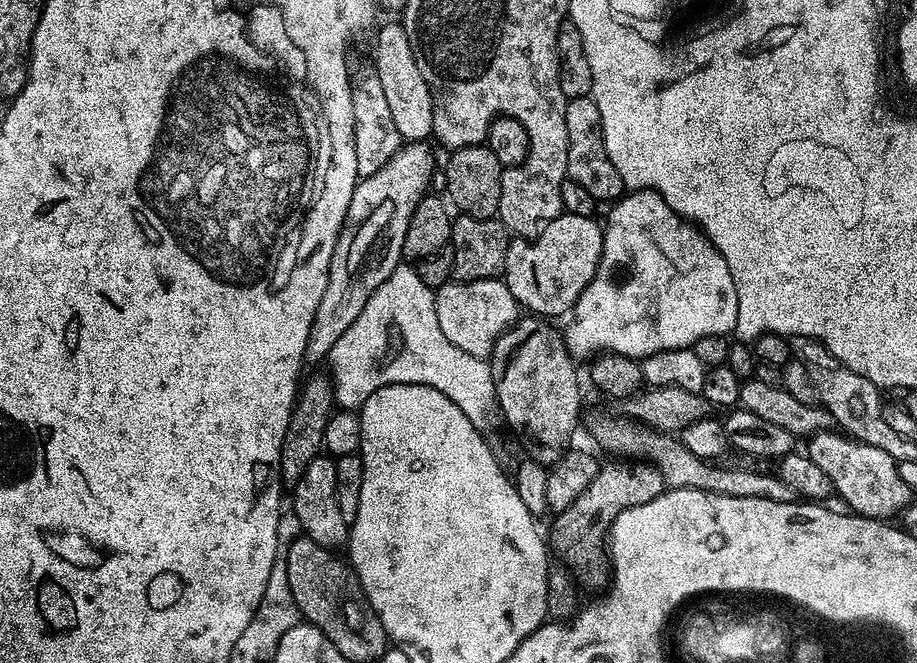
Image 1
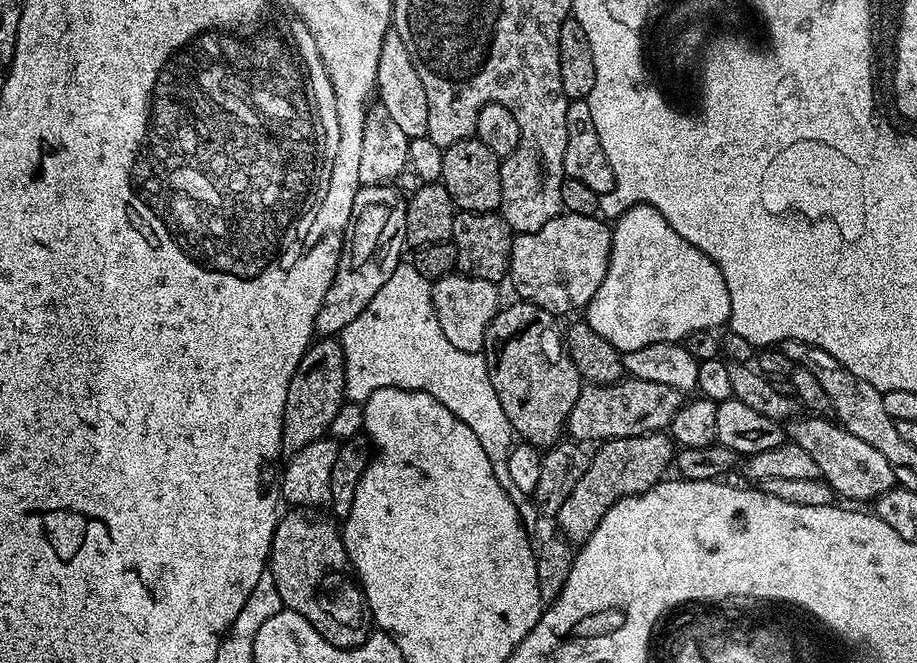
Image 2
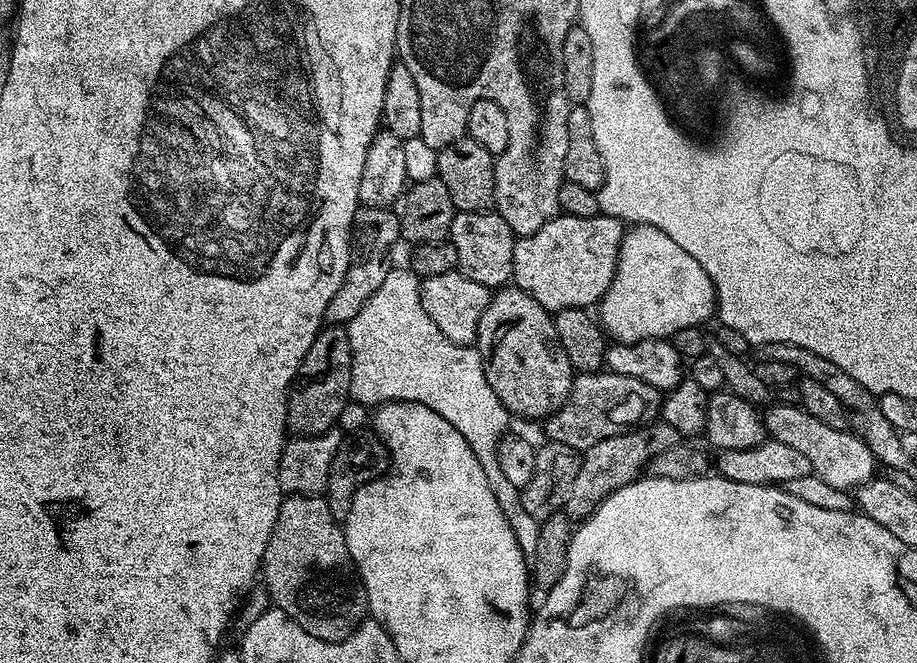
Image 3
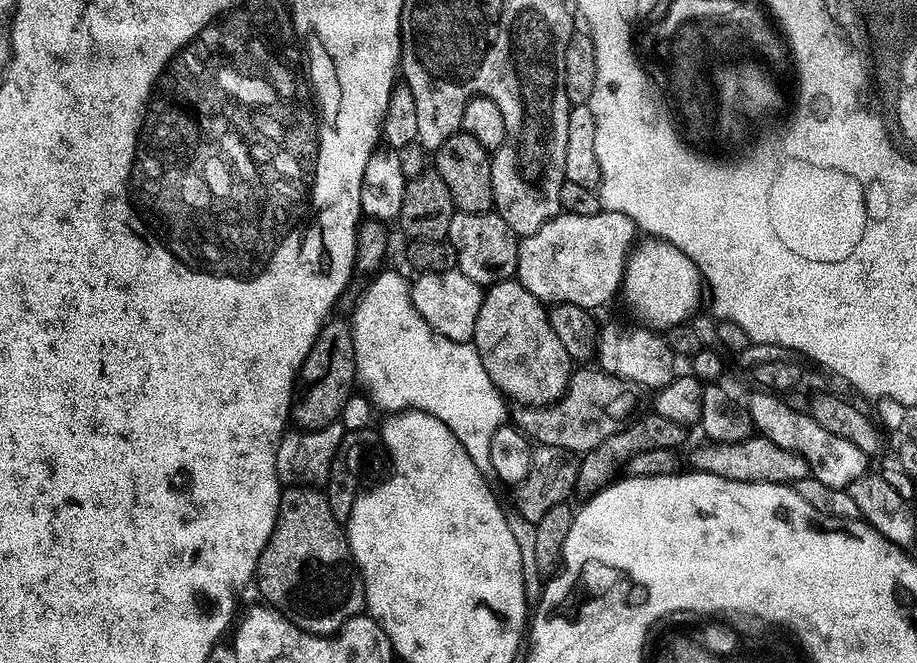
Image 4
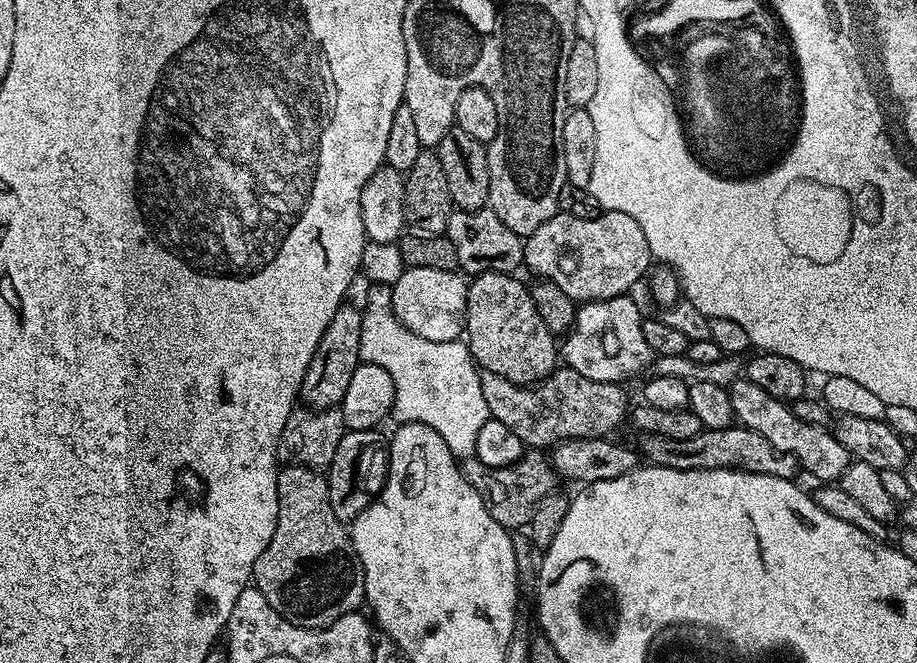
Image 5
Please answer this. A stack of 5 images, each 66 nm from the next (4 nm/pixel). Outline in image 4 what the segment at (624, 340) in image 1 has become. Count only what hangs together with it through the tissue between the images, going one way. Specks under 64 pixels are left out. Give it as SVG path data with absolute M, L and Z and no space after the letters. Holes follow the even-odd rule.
M648 242L652 244L641 243L633 251L628 260L628 269L624 272L623 291L628 291L628 300L645 316L647 323L653 329L665 330L676 324L685 323L697 311L700 304L700 288L702 292L702 281L700 271L682 254L680 250L665 244L663 242Z

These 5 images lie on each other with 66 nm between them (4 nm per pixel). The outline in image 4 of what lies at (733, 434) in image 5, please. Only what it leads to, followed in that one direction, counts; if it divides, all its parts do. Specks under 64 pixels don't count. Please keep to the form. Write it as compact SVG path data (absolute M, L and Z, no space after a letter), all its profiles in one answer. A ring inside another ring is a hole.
M753 434L734 443L722 443L717 440L703 443L688 456L689 462L692 463L689 465L697 472L718 474L719 477L729 478L730 481L770 482L771 484L795 484L810 474L806 460L800 454L785 450L759 434Z

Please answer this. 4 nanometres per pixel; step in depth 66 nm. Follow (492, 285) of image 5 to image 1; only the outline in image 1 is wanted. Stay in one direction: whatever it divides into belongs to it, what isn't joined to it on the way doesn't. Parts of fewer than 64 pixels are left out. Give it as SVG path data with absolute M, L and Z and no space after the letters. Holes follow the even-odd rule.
M536 318L521 319L518 328L524 332L532 332L512 353L504 364L504 369L499 369L496 380L496 402L498 410L504 414L505 420L512 428L520 431L524 439L524 448L531 459L545 466L555 466L565 452L569 451L572 440L572 431L576 428L576 419L580 416L580 380L576 377L576 368L573 356L568 352L563 339L552 332L536 332L540 328L541 321Z

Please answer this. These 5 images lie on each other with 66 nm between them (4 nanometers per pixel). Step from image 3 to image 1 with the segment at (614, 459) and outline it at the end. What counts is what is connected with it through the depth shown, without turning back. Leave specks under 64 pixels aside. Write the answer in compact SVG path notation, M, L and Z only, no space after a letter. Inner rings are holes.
M651 462L601 463L598 474L582 494L561 512L551 517L552 529L546 532L553 557L561 556L562 564L573 577L596 576L606 568L606 541L609 539L612 523L628 508L642 506L658 498L666 485L662 474Z

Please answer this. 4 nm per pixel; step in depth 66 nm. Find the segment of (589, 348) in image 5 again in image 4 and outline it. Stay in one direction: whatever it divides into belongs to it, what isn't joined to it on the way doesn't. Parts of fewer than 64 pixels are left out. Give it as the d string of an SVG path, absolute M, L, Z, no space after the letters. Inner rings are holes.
M608 324L604 329L600 328L594 340L594 356L596 354L600 359L599 371L629 380L641 389L659 390L665 388L677 375L678 360L661 335L651 327L643 327L636 328L633 332L624 324Z

